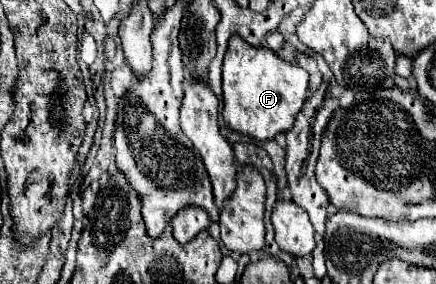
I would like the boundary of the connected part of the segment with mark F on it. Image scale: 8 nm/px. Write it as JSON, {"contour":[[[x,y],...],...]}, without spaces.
{"contour":[[[232,36],[222,64],[222,92],[222,118],[230,130],[256,140],[272,140],[278,132],[288,132],[294,126],[296,114],[308,96],[308,74],[300,66],[280,60],[272,50],[254,48]]]}

